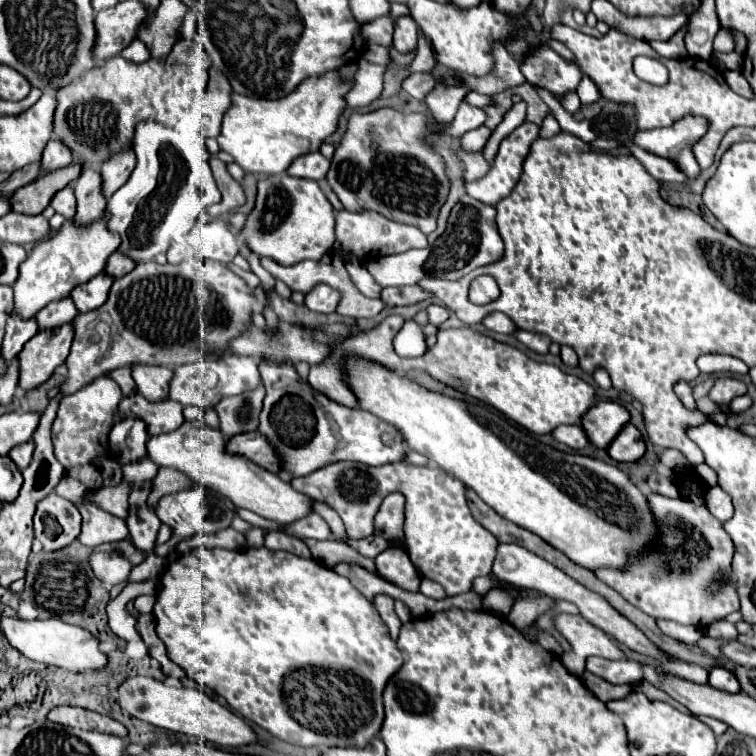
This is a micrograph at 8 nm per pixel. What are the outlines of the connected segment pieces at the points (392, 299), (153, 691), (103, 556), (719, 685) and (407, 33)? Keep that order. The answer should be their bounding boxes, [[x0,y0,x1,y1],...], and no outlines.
[[382,285,430,307],[118,677,256,747],[88,551,132,589],[710,667,740,693],[392,17,416,53]]

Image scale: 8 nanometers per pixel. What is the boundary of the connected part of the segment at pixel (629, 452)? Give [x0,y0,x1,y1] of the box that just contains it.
[608,423,646,463]

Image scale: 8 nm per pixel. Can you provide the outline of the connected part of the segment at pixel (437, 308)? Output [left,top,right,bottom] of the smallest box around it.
[428,305,448,325]

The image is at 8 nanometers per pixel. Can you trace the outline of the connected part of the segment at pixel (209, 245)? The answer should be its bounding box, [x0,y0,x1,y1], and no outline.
[188,219,240,263]

